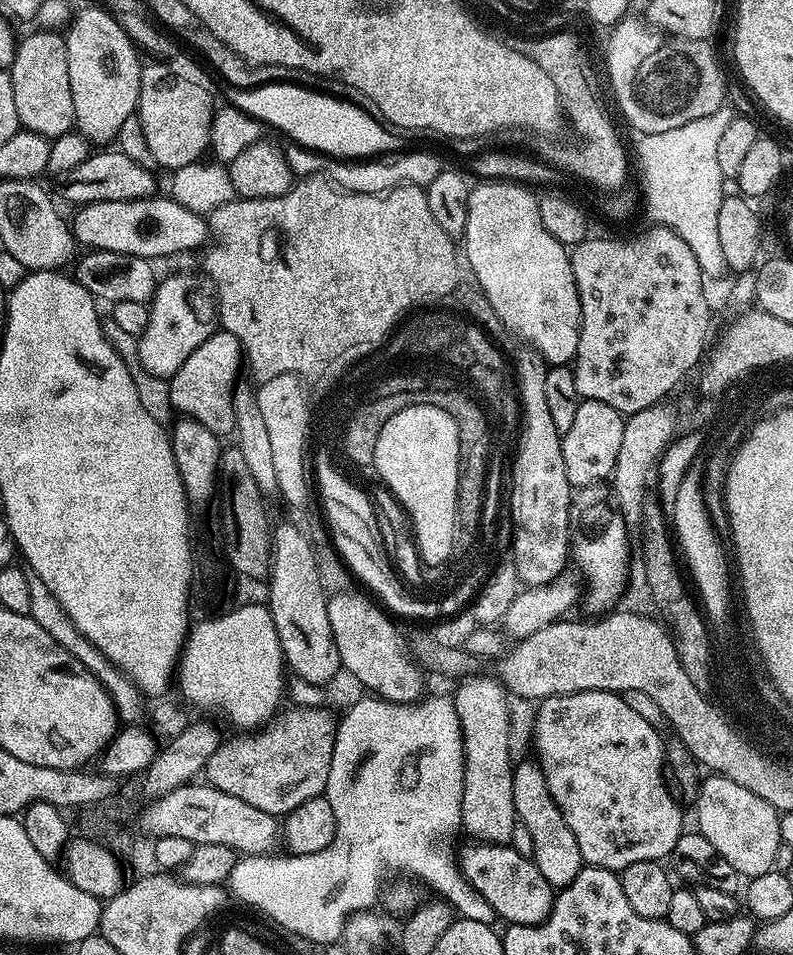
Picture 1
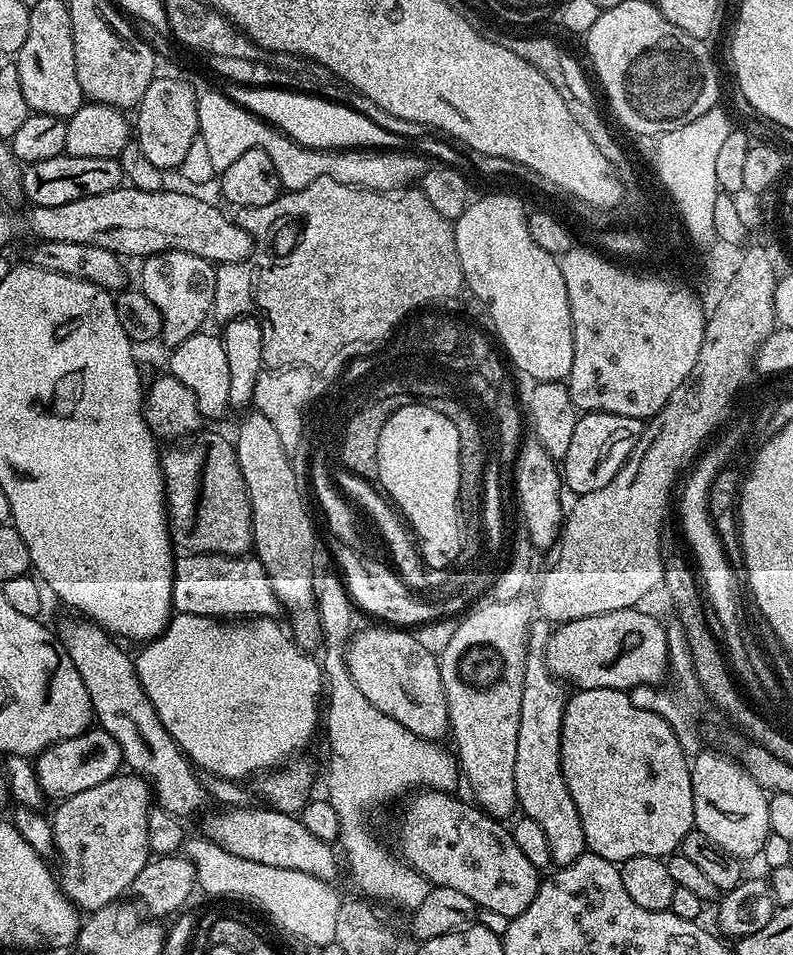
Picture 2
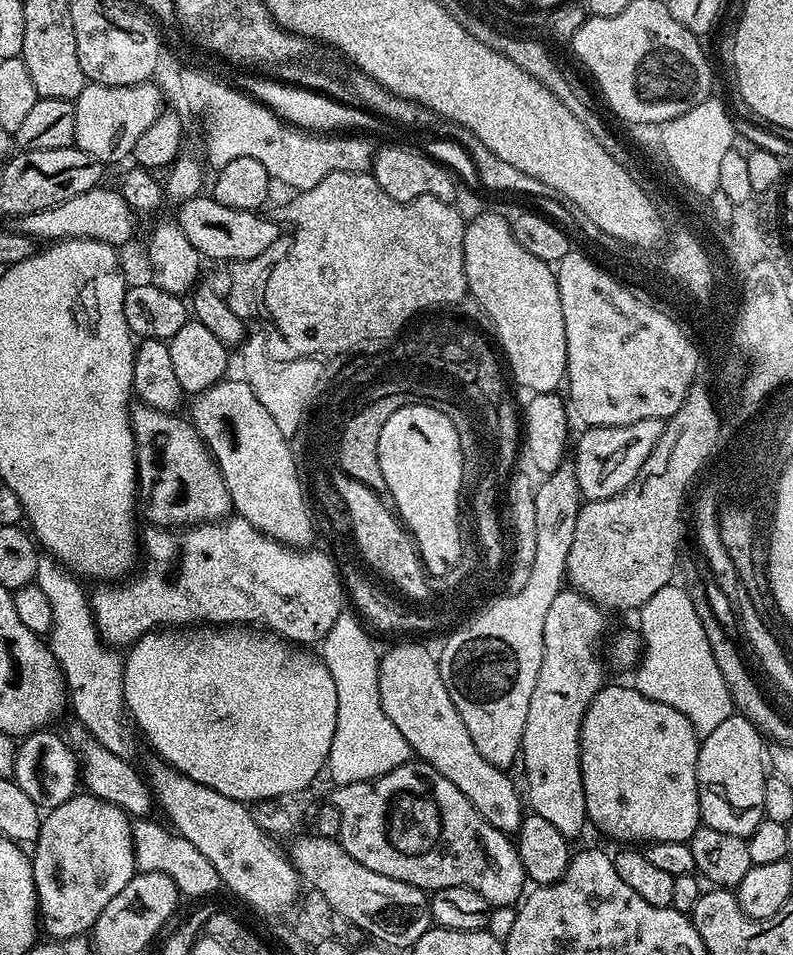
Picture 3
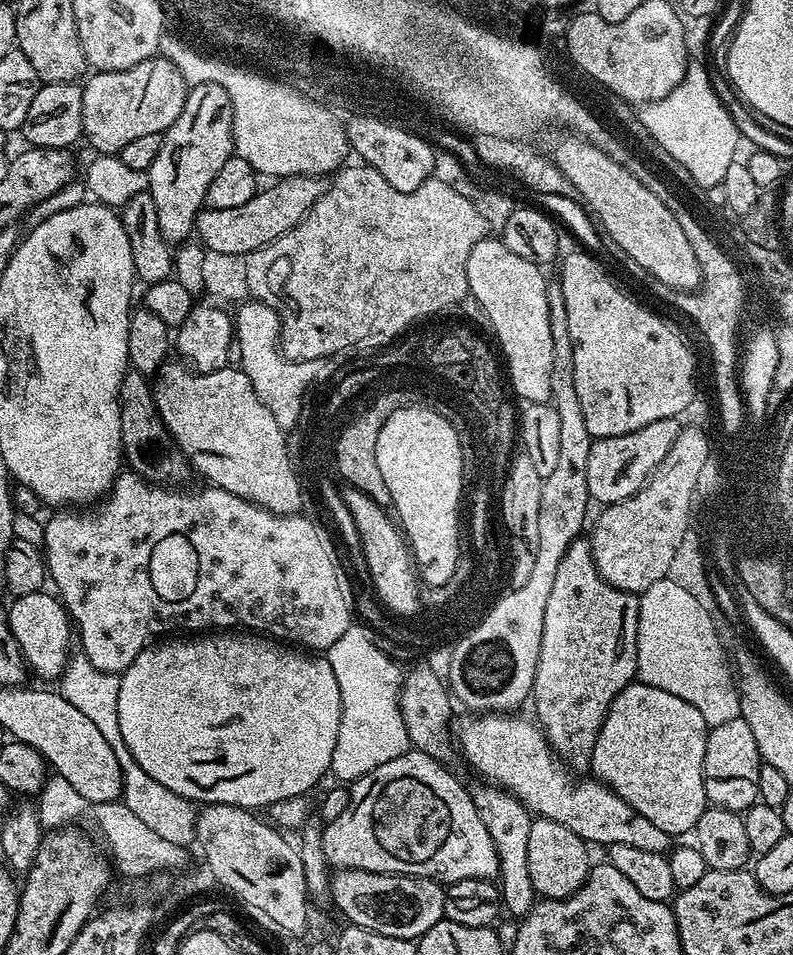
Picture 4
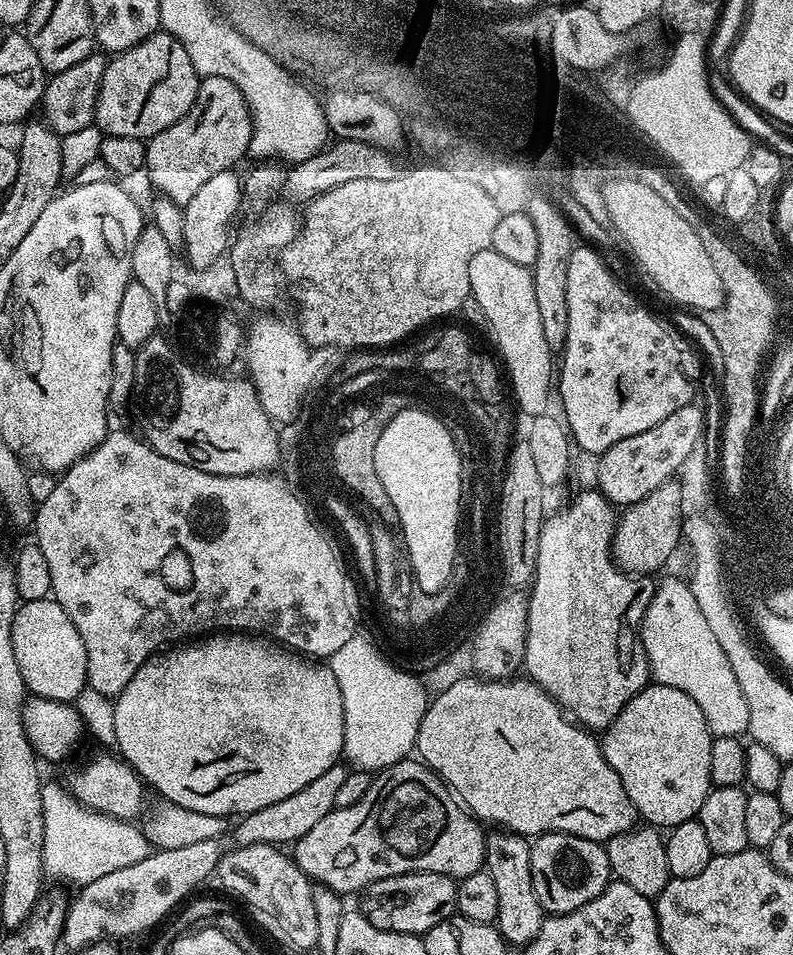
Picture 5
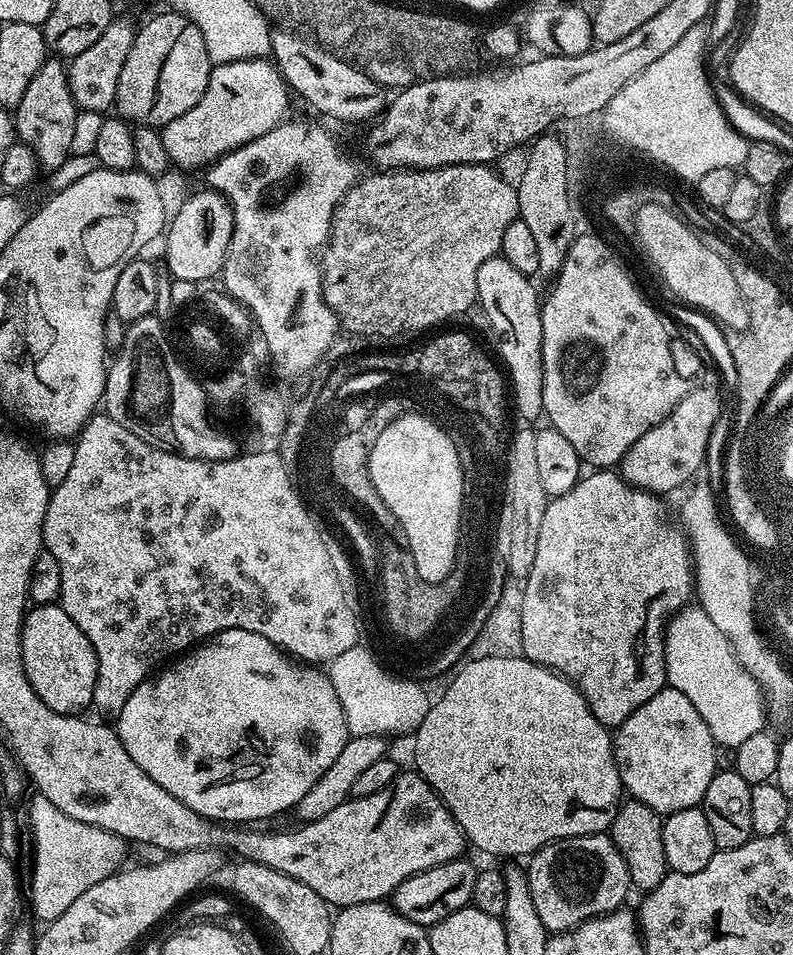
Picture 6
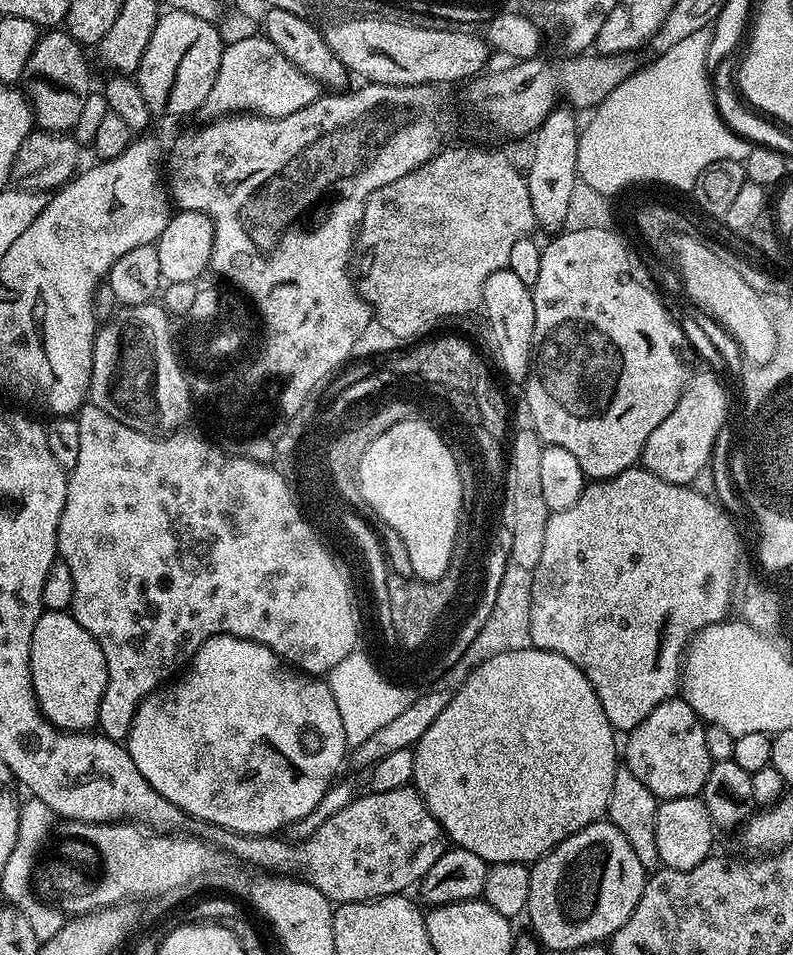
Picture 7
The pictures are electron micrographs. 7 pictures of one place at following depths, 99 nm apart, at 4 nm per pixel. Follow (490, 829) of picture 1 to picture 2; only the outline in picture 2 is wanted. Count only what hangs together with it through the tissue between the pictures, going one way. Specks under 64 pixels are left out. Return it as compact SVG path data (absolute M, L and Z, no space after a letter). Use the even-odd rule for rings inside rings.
M521 598L482 605L453 630L452 637L444 644L444 653L440 652L438 656L448 703L448 727L450 736L456 739L454 750L458 755L459 771L466 784L468 780L472 787L480 811L501 822L507 821L507 816L518 808L514 790L514 757L518 755L518 718L522 718L522 682L530 651L528 627L532 624L533 612L530 604L528 609L526 601Z

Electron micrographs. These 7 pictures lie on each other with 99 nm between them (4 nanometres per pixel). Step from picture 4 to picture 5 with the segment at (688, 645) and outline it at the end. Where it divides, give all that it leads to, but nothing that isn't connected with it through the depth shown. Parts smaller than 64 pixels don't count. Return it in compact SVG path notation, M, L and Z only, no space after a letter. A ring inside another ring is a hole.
M676 574L666 576L664 581L656 584L656 593L650 598L650 606L646 606L646 614L640 623L640 641L646 650L651 679L662 686L674 686L674 690L682 690L682 694L694 698L694 702L702 709L713 737L739 737L747 733L750 710L746 710L746 698L742 698L738 678L734 678L734 670L730 670L730 662L726 662L722 646L718 646L698 601L694 599L691 583Z

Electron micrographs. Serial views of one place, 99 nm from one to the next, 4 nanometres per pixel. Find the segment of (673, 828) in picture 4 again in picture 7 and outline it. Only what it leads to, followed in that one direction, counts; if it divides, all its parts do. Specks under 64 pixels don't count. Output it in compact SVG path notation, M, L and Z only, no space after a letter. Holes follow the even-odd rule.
M682 698L663 700L639 726L627 733L622 760L634 778L655 794L657 801L700 796L714 761L706 748L706 724Z

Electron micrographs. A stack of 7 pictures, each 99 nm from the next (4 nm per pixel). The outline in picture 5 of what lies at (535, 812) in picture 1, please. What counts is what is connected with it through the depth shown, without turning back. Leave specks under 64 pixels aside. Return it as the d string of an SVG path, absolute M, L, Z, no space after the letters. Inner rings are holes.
M599 490L580 492L561 512L556 512L553 516L551 513L545 519L544 525L540 527L536 574L532 577L530 585L532 593L527 593L526 596L528 621L526 622L526 650L524 651L523 671L526 673L527 679L540 685L540 689L546 694L550 694L550 698L556 701L571 719L589 730L609 728L614 722L614 718L618 718L618 714L626 706L626 702L630 702L630 698L634 698L634 694L641 692L650 683L646 650L640 641L640 623L646 614L646 606L650 606L650 598L656 593L656 584L651 575L625 572L612 559L612 535L616 532L617 519L617 509Z

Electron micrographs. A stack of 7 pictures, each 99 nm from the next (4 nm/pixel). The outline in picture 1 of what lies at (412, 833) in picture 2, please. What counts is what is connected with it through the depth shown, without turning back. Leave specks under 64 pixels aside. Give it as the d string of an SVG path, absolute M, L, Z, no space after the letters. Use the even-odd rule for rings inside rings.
M468 842L464 849L458 852L458 867L461 874L490 902L501 921L508 924L540 924L547 920L554 889L546 878L542 878L542 870L532 860L531 856L518 854L507 844L485 844L483 842Z

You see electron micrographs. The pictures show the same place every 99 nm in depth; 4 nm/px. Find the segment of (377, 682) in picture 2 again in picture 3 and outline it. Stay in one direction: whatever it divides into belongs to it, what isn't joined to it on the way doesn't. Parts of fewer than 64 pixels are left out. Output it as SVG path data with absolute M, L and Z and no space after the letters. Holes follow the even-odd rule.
M404 642L392 647L380 659L379 696L386 706L388 717L402 730L402 738L410 745L413 753L423 763L438 770L472 803L472 808L490 822L499 832L515 834L526 815L522 796L516 793L509 773L496 768L478 754L466 722L460 720L454 702L450 702L449 691L442 681L439 661L434 652L420 644Z

